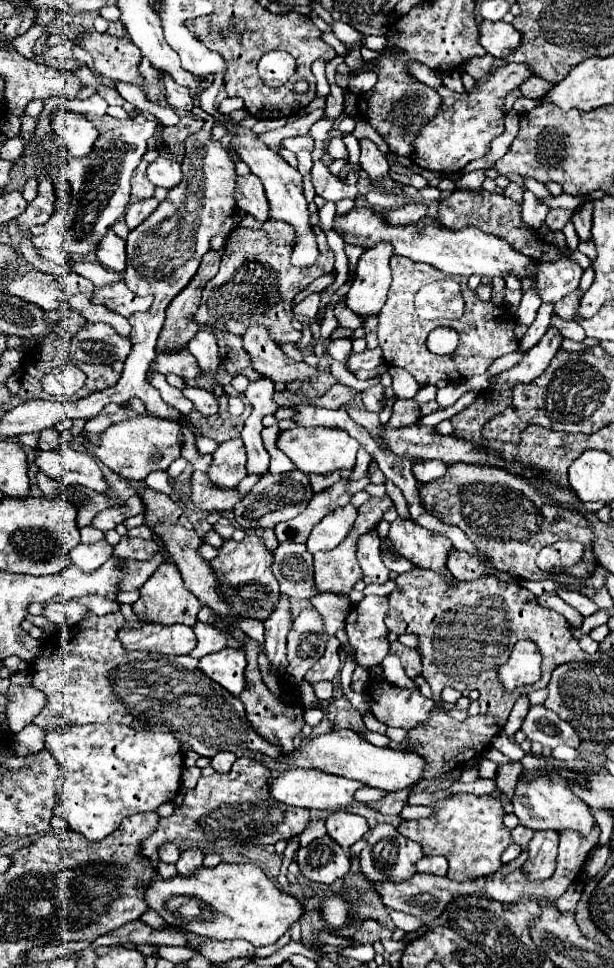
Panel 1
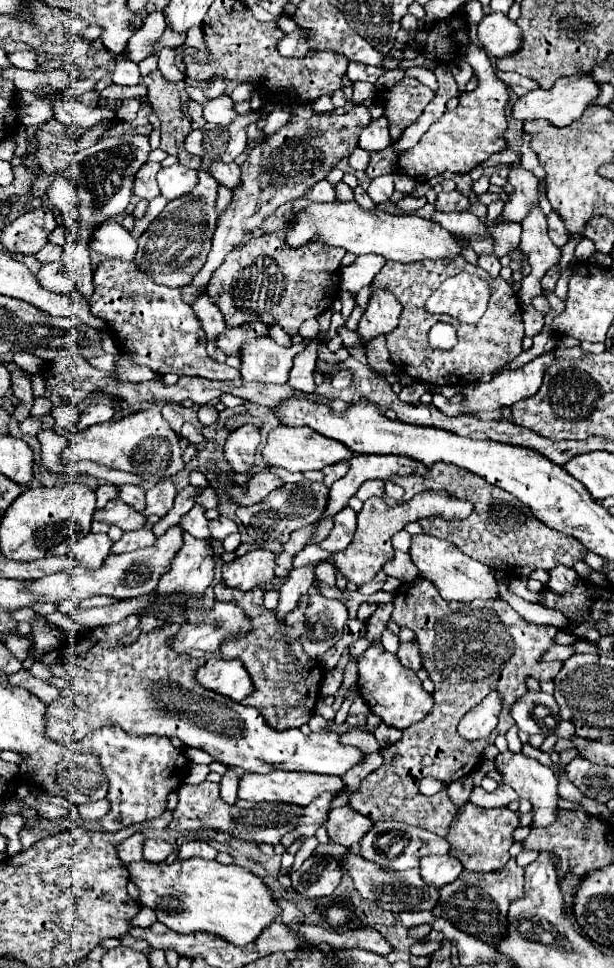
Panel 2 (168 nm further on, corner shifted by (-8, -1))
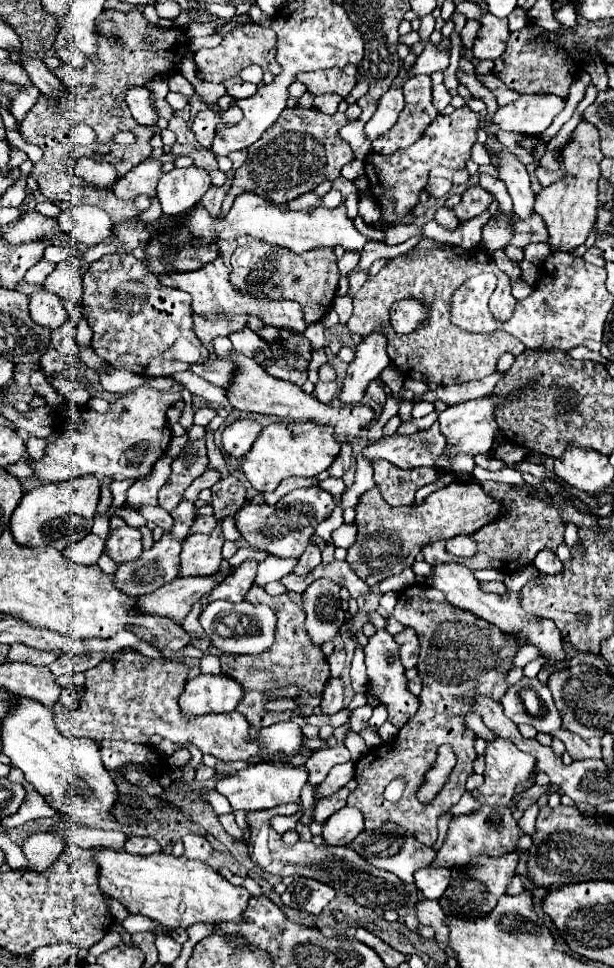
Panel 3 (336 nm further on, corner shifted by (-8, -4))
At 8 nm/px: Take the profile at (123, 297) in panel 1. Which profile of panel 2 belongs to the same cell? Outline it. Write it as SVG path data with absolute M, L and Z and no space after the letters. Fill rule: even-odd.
M105 259L93 271L95 293L89 299L91 315L103 319L107 329L111 331L121 353L133 353L137 365L149 367L157 375L175 373L197 375L205 379L237 379L239 371L227 367L225 363L217 363L207 355L207 337L201 329L197 315L191 305L181 299L181 289L169 289L153 283L153 279L139 271L133 261L121 259ZM97 269L101 269L97 273ZM143 361L145 363L139 363Z

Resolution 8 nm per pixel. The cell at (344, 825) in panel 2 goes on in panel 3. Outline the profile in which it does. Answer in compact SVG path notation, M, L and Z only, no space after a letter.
M345 806L323 824L323 838L329 846L349 846L363 830L363 814L357 808Z

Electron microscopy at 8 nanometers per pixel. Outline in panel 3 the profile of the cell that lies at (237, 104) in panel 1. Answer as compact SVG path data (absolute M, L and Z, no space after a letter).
M235 82L235 84L229 84L227 86L227 94L241 100L241 98L247 98L247 96L253 96L257 92L257 86L255 84L245 84L245 82Z

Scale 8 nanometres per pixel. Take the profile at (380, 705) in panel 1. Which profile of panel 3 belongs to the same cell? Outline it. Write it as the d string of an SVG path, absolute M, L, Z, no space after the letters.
M377 630L369 644L365 646L365 666L367 666L367 696L375 698L379 704L383 704L389 712L389 722L397 728L403 728L407 720L411 720L419 708L419 698L409 692L405 668L399 662L399 648L393 640L393 636L387 630Z

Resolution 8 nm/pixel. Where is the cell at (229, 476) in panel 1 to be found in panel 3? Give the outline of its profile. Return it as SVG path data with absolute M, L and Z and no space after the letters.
M237 420L223 430L223 450L233 458L243 458L259 434L261 426L255 420Z

